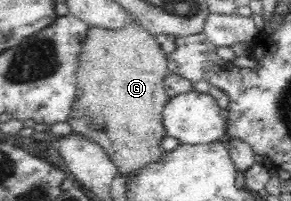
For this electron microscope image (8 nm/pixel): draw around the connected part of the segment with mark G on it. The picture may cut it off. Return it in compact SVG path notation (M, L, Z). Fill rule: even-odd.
M132 23L131 26L121 28L121 31L89 28L78 56L75 82L78 93L67 122L71 125L71 132L80 133L104 148L127 183L132 183L146 167L163 162L167 155L160 142L166 135L162 110L170 99L164 89L164 80L169 74L164 50L159 46L155 35L151 35L141 24Z

